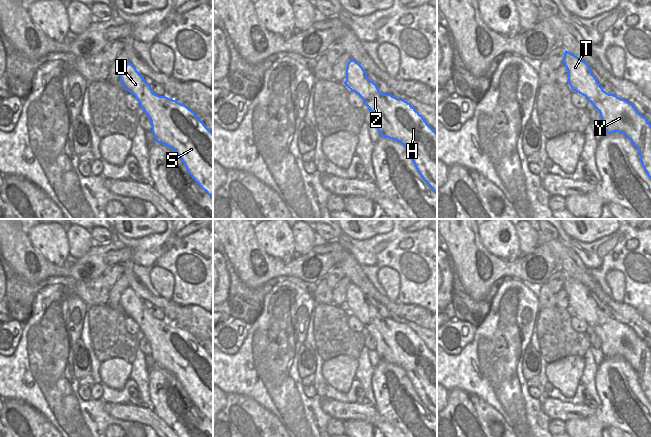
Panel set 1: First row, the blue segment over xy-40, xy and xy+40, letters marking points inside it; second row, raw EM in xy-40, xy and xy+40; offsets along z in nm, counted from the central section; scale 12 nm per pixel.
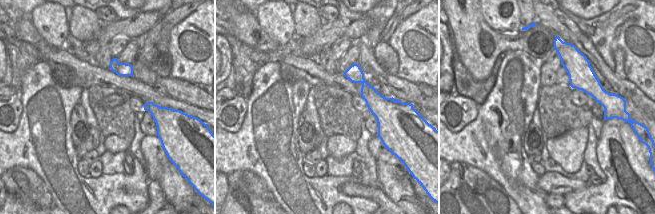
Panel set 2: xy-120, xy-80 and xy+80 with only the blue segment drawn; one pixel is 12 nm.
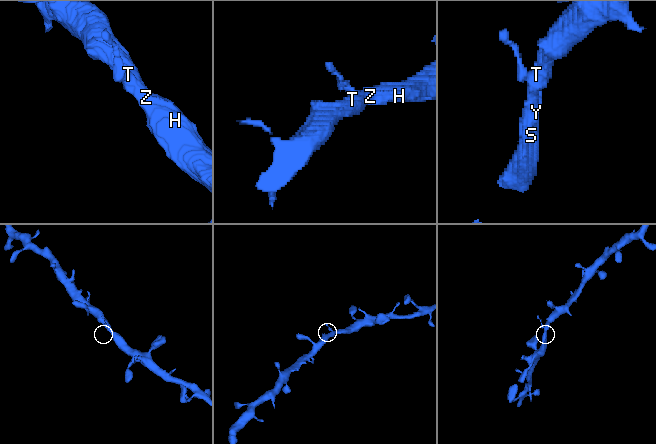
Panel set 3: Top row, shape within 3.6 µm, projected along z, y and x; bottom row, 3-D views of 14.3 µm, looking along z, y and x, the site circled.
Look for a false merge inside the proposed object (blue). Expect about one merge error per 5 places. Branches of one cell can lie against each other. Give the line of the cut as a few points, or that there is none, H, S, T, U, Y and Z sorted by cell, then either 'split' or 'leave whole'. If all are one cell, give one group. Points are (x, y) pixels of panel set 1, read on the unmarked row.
no cut | H S T U Y Z | leave whole

